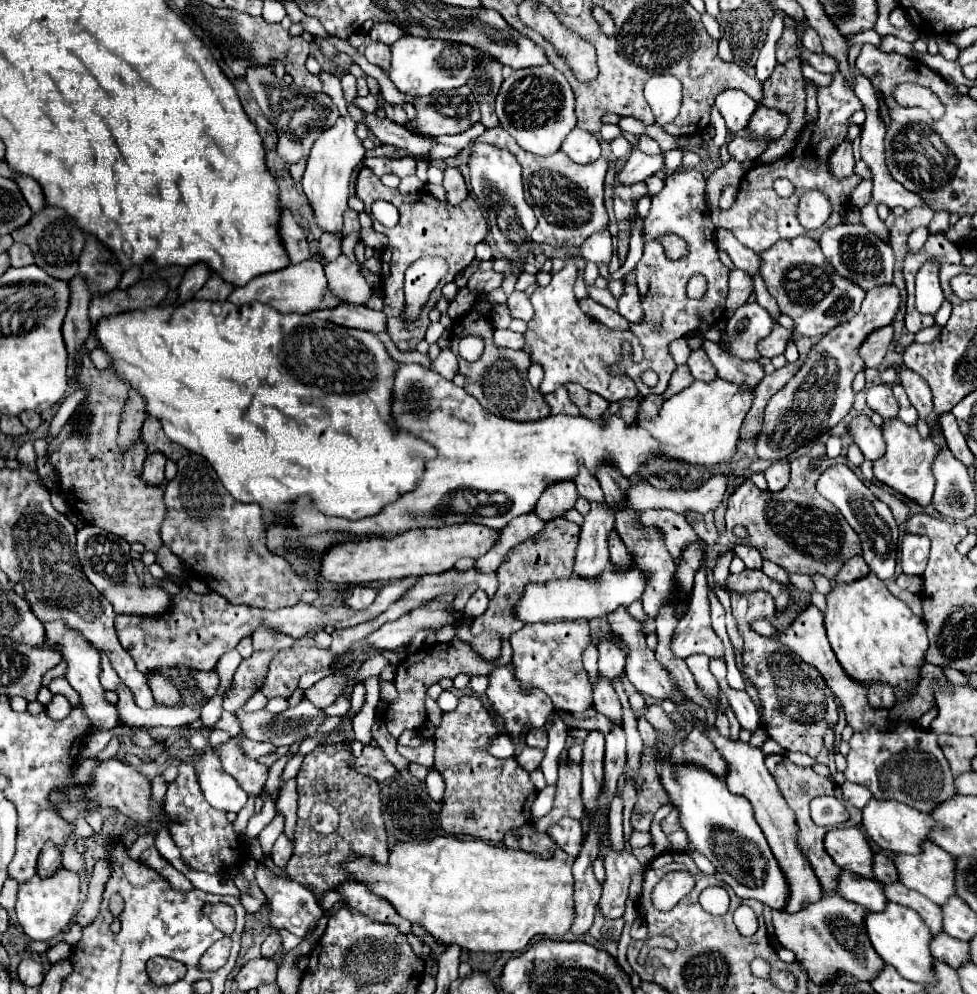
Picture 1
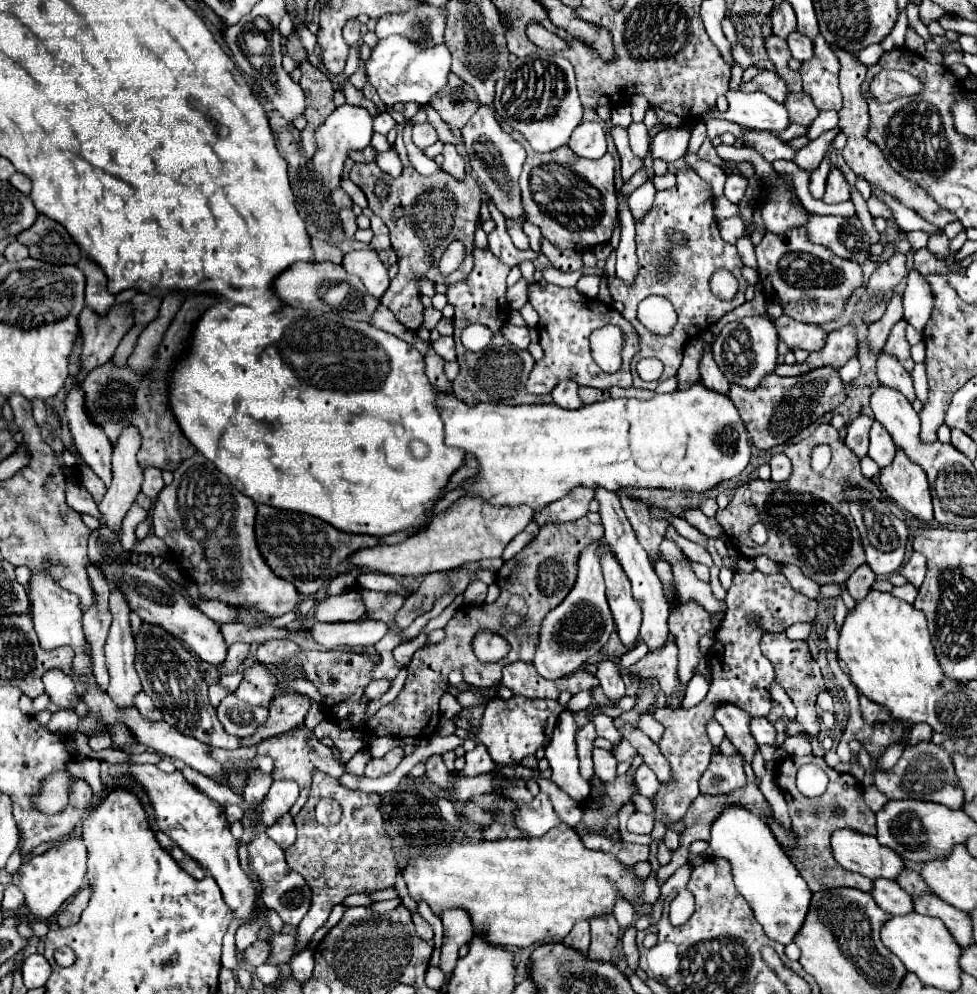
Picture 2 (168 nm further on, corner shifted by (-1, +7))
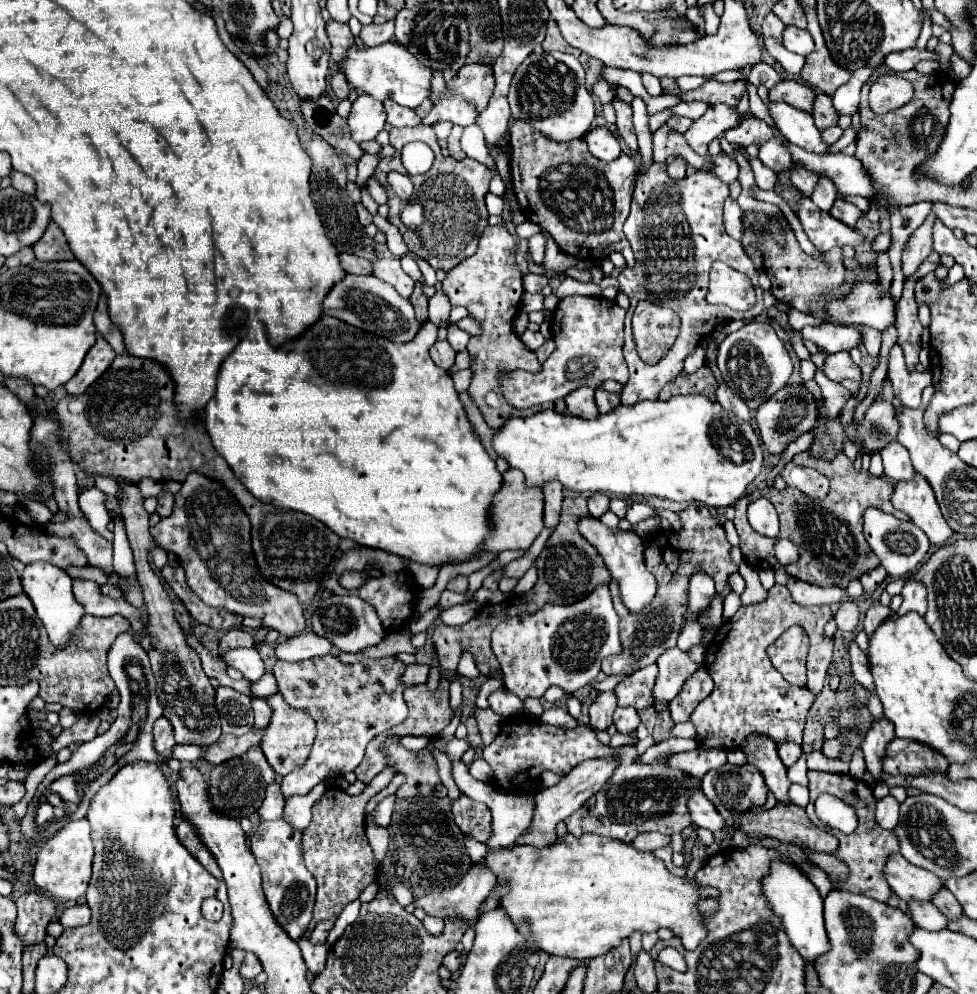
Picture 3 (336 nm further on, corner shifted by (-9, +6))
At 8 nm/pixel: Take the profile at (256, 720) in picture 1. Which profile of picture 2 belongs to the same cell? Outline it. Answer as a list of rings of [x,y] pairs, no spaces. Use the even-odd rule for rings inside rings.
[[[233,693],[227,695],[219,707],[217,717],[223,725],[223,729],[237,737],[249,737],[257,731],[257,727],[267,719],[267,711],[263,707],[251,707],[243,701],[239,701]]]

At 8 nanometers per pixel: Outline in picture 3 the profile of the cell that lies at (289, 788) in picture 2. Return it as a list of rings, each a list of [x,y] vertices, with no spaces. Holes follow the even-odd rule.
[[[333,654],[295,664],[277,660],[273,676],[277,678],[279,692],[293,708],[307,708],[317,722],[317,738],[309,760],[301,768],[283,776],[281,792],[285,800],[291,796],[305,796],[315,784],[323,782],[329,772],[343,776],[345,772],[355,770],[363,758],[367,742],[407,718],[407,704],[403,700],[405,688],[399,686],[403,670],[405,664],[395,656],[379,660],[365,658],[357,664],[343,664]]]

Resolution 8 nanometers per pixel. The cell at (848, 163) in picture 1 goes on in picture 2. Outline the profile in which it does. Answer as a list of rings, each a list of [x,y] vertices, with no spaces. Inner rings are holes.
[[[831,169],[829,177],[827,177],[827,191],[825,191],[823,201],[833,205],[833,203],[847,201],[847,199],[851,199],[851,193],[849,193],[849,185],[847,185],[845,177],[841,175],[839,169]]]

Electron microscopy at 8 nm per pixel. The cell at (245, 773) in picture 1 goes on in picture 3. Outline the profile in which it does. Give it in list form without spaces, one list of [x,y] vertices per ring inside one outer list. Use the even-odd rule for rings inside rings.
[[[273,782],[267,786],[265,800],[257,812],[259,812],[261,820],[279,820],[283,814],[283,806],[285,806],[285,800],[283,800],[283,794],[279,790],[279,784]]]

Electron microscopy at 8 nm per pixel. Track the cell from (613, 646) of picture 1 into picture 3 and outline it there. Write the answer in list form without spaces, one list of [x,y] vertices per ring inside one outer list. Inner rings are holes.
[[[617,706],[615,708],[615,714],[613,714],[613,720],[615,720],[615,726],[621,734],[629,734],[631,730],[635,730],[641,722],[639,714],[635,712],[635,708],[621,708]]]

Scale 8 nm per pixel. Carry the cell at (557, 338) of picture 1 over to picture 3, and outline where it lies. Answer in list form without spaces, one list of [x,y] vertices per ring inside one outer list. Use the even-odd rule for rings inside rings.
[[[565,296],[551,318],[551,330],[555,340],[553,354],[543,362],[543,368],[535,374],[517,370],[503,380],[503,396],[515,408],[529,408],[545,404],[557,398],[565,398],[579,386],[601,388],[603,382],[615,380],[627,384],[629,370],[623,360],[623,320],[621,310],[613,300],[603,296]]]

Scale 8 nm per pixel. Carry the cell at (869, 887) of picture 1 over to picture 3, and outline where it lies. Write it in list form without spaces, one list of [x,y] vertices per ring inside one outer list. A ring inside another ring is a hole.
[[[911,900],[907,902],[911,920],[915,922],[915,926],[925,928],[925,930],[939,930],[947,926],[947,918],[931,904],[925,900]]]

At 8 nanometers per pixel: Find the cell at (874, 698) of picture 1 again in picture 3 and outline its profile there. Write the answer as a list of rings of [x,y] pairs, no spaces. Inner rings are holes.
[[[873,718],[871,728],[867,730],[865,738],[863,738],[863,752],[865,752],[865,764],[867,770],[875,776],[875,780],[881,780],[881,760],[885,754],[885,746],[891,742],[891,738],[895,736],[895,728],[891,728],[891,722],[883,718]]]

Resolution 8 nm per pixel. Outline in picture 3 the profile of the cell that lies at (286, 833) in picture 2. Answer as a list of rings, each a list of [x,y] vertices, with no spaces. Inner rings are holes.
[[[317,784],[307,796],[291,796],[285,804],[283,820],[287,820],[293,828],[299,828],[301,832],[311,822],[311,806],[321,798],[321,792],[327,790],[327,784]]]

